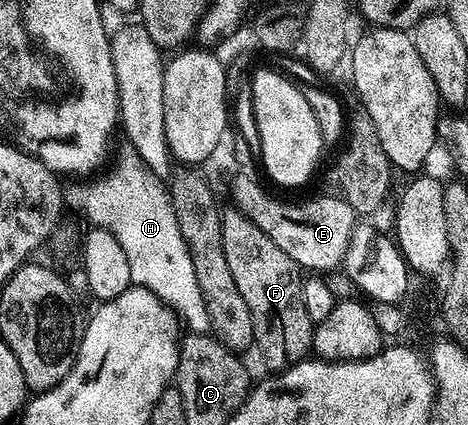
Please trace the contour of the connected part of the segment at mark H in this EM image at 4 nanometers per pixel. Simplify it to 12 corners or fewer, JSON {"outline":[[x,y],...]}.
{"outline":[[134,159],[67,186],[133,286],[191,332],[208,305],[167,184]]}

